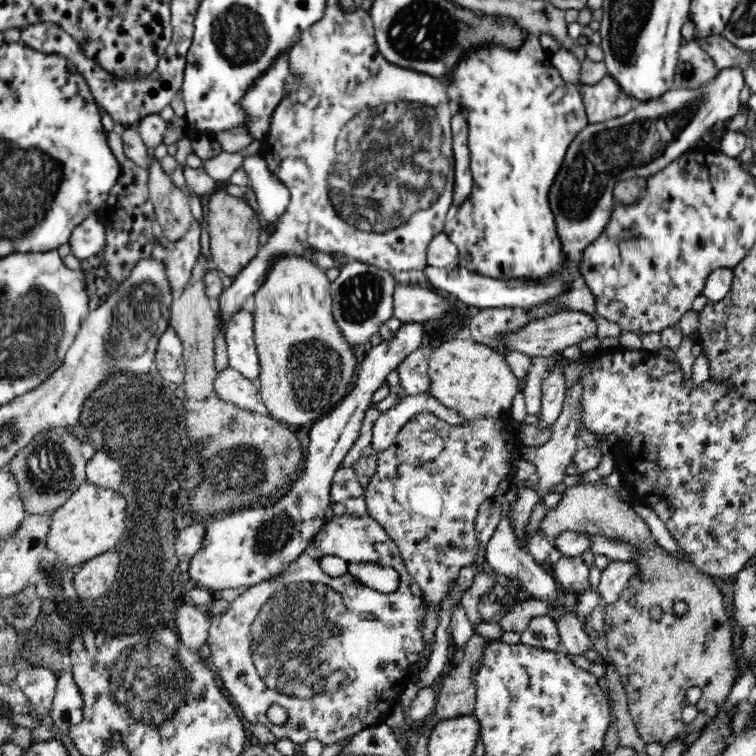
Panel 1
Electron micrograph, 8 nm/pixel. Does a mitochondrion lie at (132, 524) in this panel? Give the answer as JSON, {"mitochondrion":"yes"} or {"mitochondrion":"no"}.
{"mitochondrion":"no"}

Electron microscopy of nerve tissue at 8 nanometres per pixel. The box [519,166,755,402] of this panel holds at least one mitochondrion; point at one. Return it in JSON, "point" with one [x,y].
{"point":[632,235]}

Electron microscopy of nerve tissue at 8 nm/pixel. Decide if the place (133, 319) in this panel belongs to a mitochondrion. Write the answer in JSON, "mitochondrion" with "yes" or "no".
{"mitochondrion":"yes"}

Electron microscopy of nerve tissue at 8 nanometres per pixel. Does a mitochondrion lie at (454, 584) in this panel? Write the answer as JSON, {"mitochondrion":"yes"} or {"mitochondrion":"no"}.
{"mitochondrion":"no"}

